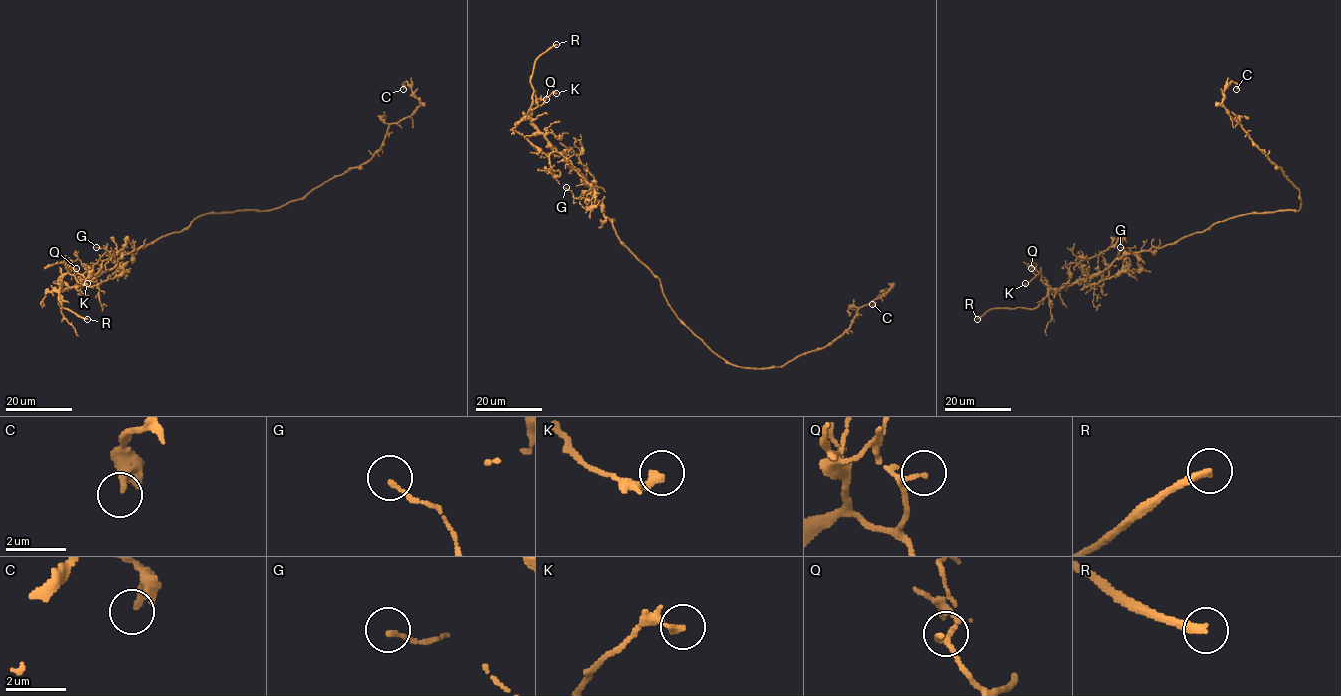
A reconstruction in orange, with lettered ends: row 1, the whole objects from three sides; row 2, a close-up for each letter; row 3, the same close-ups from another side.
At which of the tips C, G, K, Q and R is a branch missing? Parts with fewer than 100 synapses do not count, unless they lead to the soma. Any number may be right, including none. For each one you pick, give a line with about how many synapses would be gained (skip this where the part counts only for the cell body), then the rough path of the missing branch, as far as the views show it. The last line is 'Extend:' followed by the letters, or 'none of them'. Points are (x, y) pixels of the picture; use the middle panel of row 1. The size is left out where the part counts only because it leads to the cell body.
Extend: R

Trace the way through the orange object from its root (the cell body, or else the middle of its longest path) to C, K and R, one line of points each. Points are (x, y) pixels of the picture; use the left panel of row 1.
C: (199, 216), (279, 208), (365, 163), (380, 149), (389, 125), (410, 116), (419, 105), (406, 81), (403, 89)
K: (199, 216), (179, 232), (125, 253), (111, 269), (61, 288), (67, 273), (87, 283)
R: (199, 216), (179, 232), (125, 253), (111, 269), (62, 288), (59, 301), (64, 308), (60, 308), (87, 319)

